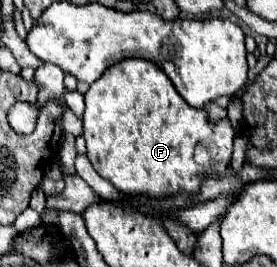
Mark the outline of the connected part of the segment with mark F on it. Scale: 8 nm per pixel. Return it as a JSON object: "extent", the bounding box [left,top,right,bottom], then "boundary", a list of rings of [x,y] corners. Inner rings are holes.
{"extent":[84,60,234,198],"boundary":[[[122,60],[114,68],[108,68],[100,80],[96,80],[86,92],[86,112],[84,112],[84,138],[88,148],[88,158],[92,166],[112,182],[126,196],[148,196],[148,198],[168,198],[180,192],[190,196],[200,194],[202,182],[208,178],[222,178],[232,160],[234,148],[234,128],[230,118],[222,118],[212,124],[206,118],[204,108],[188,108],[182,96],[172,88],[168,76],[164,76],[162,68],[148,60]],[[200,142],[208,142],[212,148],[218,148],[218,156],[210,160],[206,166],[198,166],[194,160],[194,150]]]}

